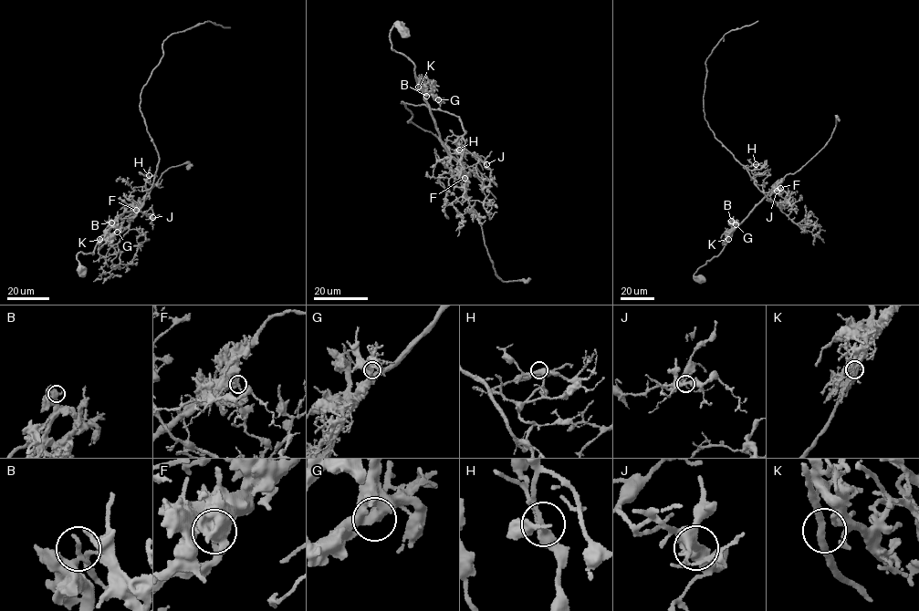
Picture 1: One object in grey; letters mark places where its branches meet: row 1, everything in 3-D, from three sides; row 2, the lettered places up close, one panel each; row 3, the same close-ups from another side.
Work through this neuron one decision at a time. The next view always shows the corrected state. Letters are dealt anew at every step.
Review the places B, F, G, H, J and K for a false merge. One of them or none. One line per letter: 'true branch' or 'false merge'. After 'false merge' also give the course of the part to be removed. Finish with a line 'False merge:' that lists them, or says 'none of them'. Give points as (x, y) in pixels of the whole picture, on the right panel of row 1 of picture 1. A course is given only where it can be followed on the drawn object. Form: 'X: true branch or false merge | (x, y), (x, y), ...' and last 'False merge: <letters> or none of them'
B: true branch
F: false merge | (779, 188), (784, 205), (760, 191), (746, 168), (715, 138), (704, 119), (706, 59), (725, 34), (757, 21)
G: true branch
H: true branch
J: true branch
K: true branch
False merge: F

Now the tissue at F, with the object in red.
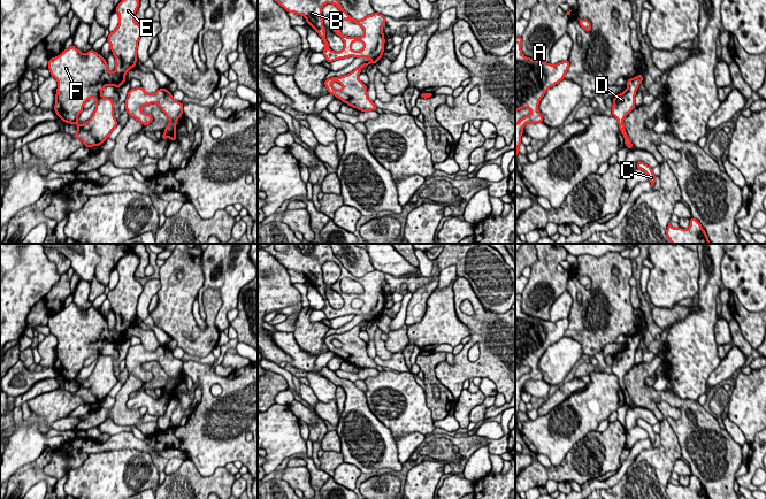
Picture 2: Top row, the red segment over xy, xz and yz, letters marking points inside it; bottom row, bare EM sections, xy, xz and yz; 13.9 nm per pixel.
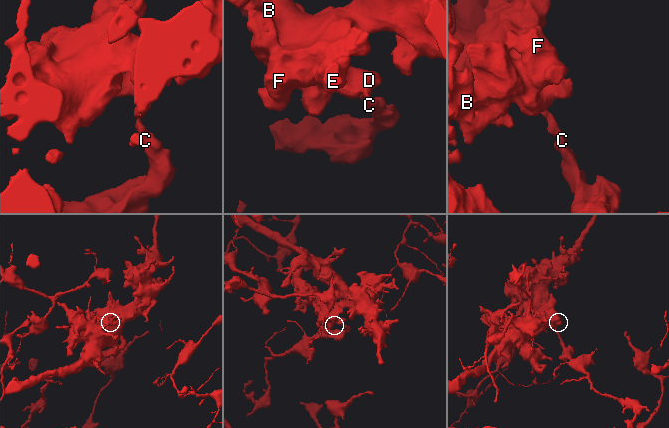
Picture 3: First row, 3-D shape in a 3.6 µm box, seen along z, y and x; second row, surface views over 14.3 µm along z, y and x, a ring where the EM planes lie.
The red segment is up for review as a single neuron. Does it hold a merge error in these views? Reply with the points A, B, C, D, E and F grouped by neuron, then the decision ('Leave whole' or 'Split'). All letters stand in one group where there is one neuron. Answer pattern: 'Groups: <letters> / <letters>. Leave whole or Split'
Groups: A B D E F / C. Split

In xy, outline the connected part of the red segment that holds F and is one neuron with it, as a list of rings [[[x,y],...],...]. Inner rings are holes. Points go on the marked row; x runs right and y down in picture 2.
[[[122,0],[115,9],[118,14],[118,25],[113,32],[109,32],[107,38],[115,57],[115,70],[113,72],[109,71],[107,61],[100,54],[93,49],[83,54],[74,45],[48,61],[47,68],[51,76],[58,82],[54,110],[64,123],[77,125],[77,132],[72,137],[81,139],[86,147],[100,146],[117,125],[113,108],[114,101],[104,98],[102,90],[110,85],[118,89],[125,83],[127,72],[136,67],[138,41],[144,31],[135,18],[138,7],[139,0]],[[91,98],[95,99],[95,109],[90,120],[79,125],[78,116],[84,110],[85,102]]]

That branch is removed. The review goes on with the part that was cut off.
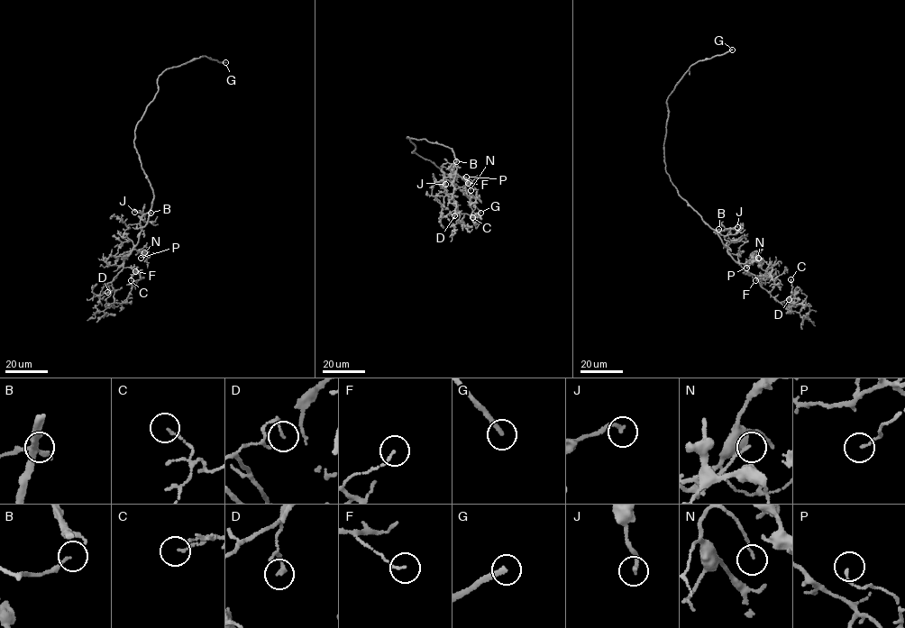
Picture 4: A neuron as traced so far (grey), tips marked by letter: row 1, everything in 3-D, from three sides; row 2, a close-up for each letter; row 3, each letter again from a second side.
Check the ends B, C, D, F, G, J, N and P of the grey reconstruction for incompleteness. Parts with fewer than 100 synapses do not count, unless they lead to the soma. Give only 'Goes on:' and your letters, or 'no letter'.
Goes on: B, G

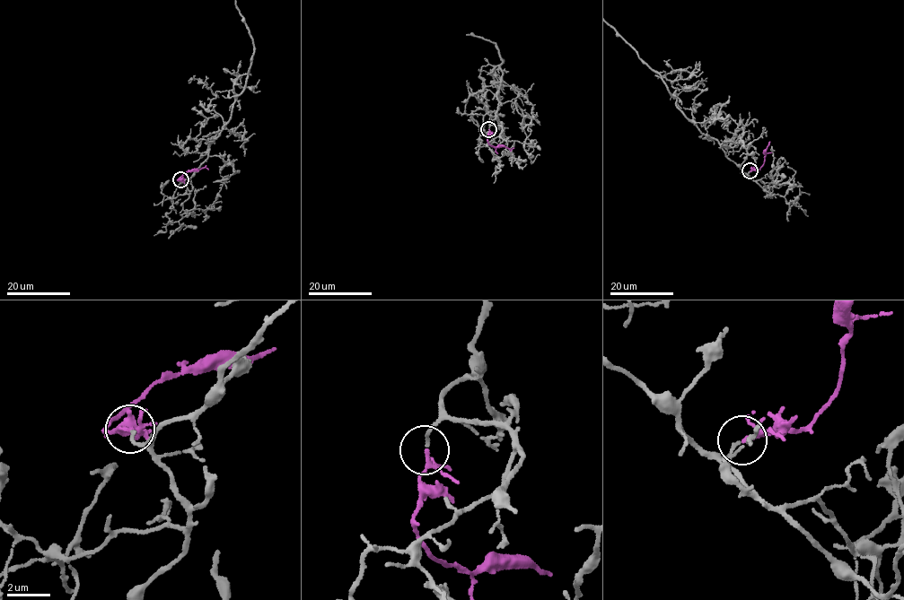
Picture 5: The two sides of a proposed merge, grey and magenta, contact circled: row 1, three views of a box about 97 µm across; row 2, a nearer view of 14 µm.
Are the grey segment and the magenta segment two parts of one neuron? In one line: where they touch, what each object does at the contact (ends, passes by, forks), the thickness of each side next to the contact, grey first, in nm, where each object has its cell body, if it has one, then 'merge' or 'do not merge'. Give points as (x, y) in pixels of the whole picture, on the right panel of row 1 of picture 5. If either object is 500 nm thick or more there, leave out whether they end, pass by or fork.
place (750, 170); grey ends; magenta forks; calibres 140 and 110 nm; soma grey none; soma magenta none; merge

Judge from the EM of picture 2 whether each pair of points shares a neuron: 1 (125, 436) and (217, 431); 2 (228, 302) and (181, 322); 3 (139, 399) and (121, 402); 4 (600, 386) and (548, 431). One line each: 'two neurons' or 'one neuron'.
1: one neuron
2: two neurons
3: two neurons
4: one neuron

